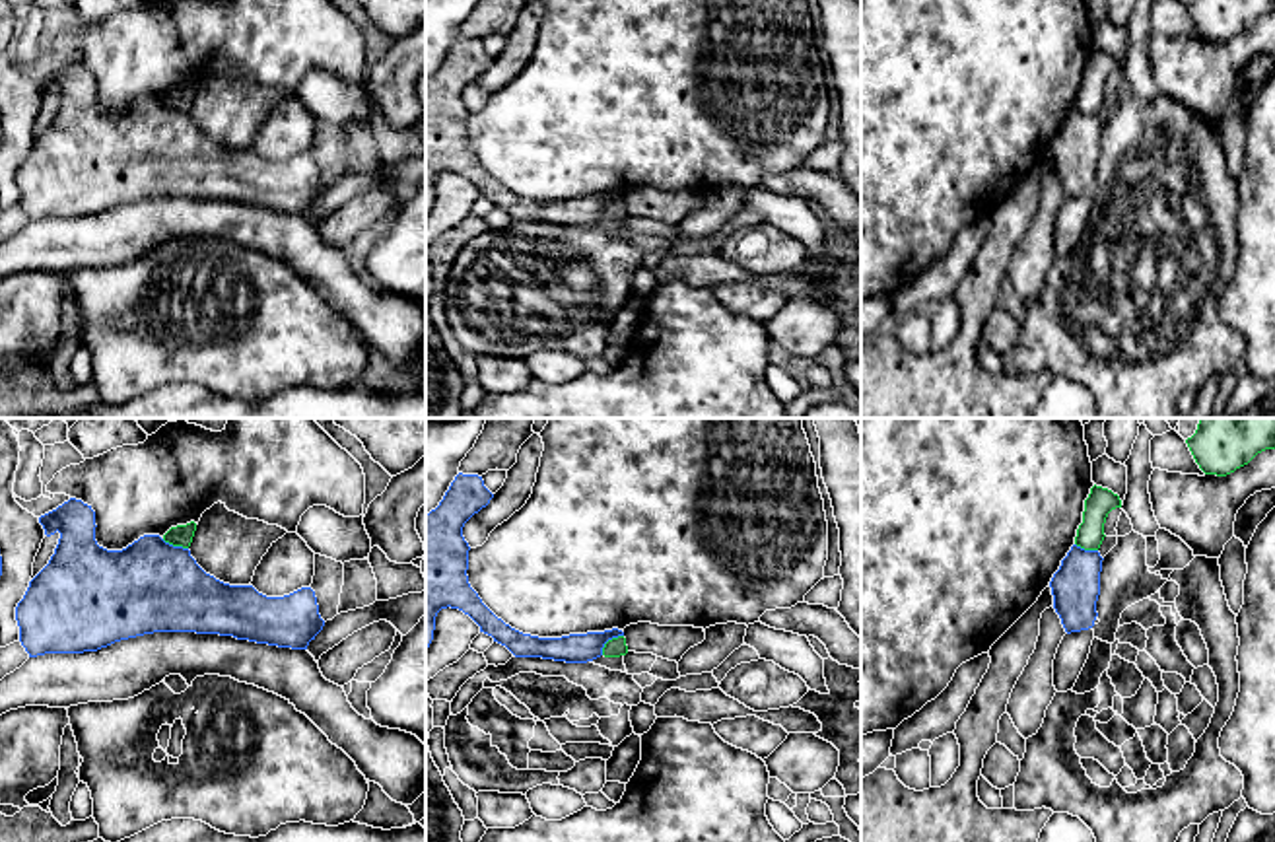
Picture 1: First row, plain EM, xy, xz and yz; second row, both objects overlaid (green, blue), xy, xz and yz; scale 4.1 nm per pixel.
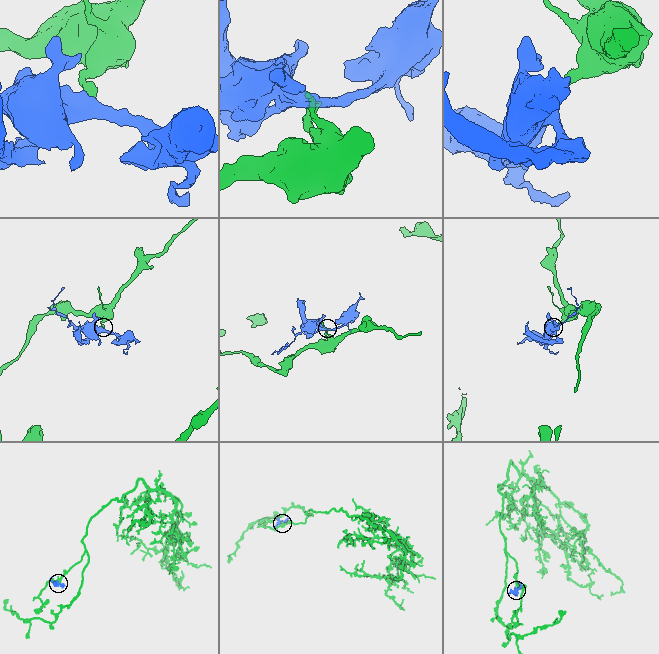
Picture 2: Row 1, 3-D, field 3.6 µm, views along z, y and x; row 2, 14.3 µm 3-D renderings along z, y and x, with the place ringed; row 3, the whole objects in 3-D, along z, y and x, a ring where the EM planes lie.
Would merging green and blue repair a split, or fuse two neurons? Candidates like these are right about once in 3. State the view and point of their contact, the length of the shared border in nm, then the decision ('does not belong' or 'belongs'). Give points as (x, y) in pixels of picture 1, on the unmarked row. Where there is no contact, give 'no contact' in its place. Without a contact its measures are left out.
meets green in xz at (609, 205); contact 130 nm long; does not belong

